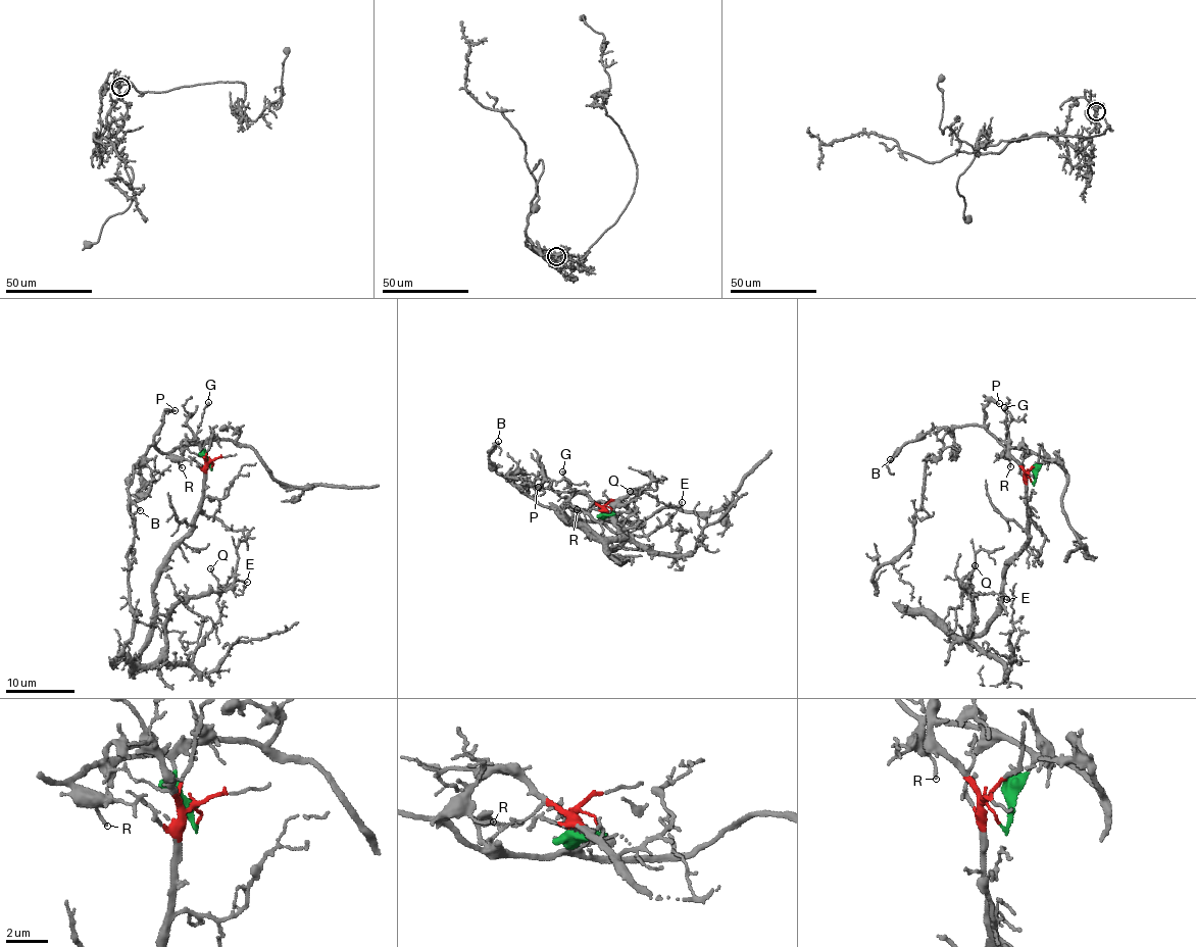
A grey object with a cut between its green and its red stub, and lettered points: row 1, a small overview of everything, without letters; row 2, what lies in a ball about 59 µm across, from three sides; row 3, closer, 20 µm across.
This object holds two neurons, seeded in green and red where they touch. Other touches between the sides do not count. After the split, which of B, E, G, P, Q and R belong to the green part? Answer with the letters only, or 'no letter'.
B, P, R

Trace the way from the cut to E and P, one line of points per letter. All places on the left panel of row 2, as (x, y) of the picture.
E: (212, 467), (195, 528), (154, 586), (152, 629), (132, 667), (161, 653), (170, 609), (247, 582)
P: (211, 467), (200, 444), (179, 447), (162, 454), (156, 447), (154, 432), (165, 412), (175, 409)

